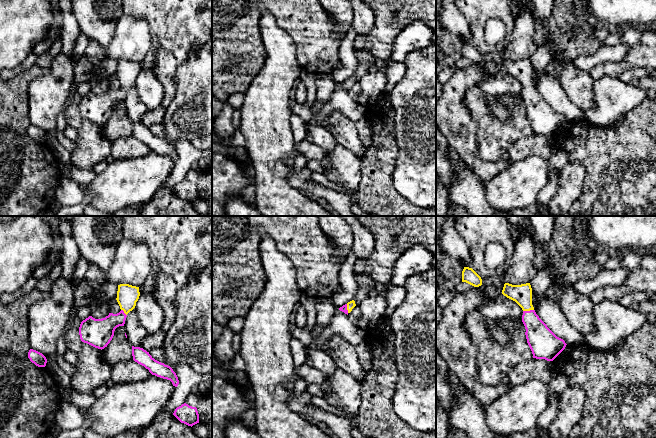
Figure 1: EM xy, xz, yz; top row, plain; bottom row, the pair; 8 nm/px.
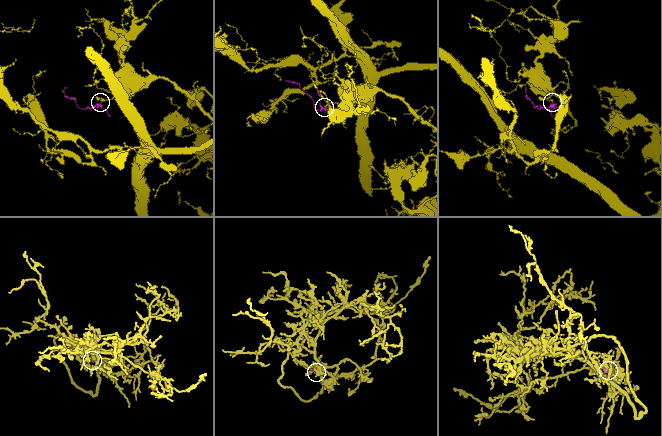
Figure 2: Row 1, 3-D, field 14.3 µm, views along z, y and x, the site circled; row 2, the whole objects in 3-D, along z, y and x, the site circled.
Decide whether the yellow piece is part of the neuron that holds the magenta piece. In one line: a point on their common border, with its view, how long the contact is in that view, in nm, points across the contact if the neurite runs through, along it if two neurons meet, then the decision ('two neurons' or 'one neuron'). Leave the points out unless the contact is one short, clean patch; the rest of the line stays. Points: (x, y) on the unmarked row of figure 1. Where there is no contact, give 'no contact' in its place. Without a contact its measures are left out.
meets magenta in yz at (528, 87); contact 90 nm long; runs through yz (540, 114), (529, 94), (528, 87), (522, 70); one neuron

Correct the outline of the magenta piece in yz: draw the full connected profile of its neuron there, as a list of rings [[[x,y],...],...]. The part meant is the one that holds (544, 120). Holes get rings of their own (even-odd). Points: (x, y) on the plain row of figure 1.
[[[505,59],[502,70],[515,77],[523,86],[522,98],[533,134],[553,137],[567,120],[563,115],[557,113],[536,90],[532,81],[530,59],[521,61]]]

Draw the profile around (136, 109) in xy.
[[[135,85],[127,90],[124,103],[128,118],[134,123],[143,124],[143,117],[151,109],[140,100]]]

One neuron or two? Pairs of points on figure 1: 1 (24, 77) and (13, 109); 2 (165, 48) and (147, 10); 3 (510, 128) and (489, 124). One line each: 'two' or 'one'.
1: one
2: one
3: one

